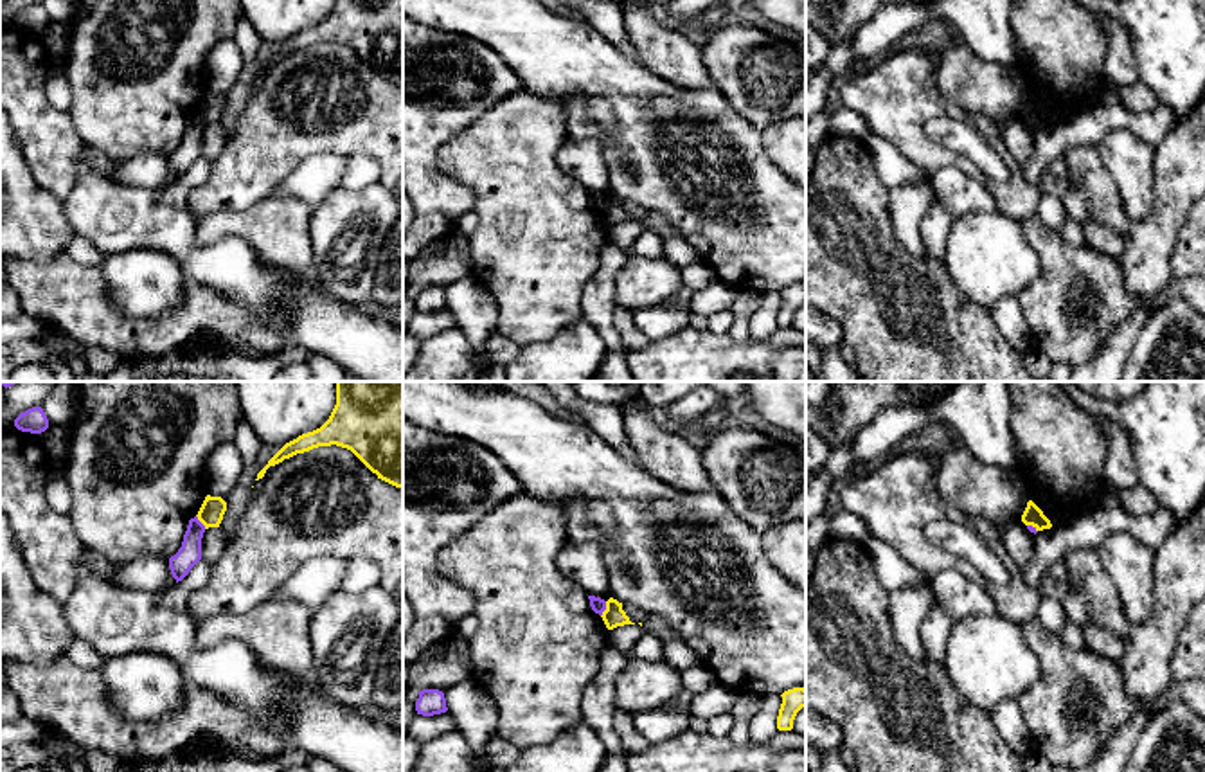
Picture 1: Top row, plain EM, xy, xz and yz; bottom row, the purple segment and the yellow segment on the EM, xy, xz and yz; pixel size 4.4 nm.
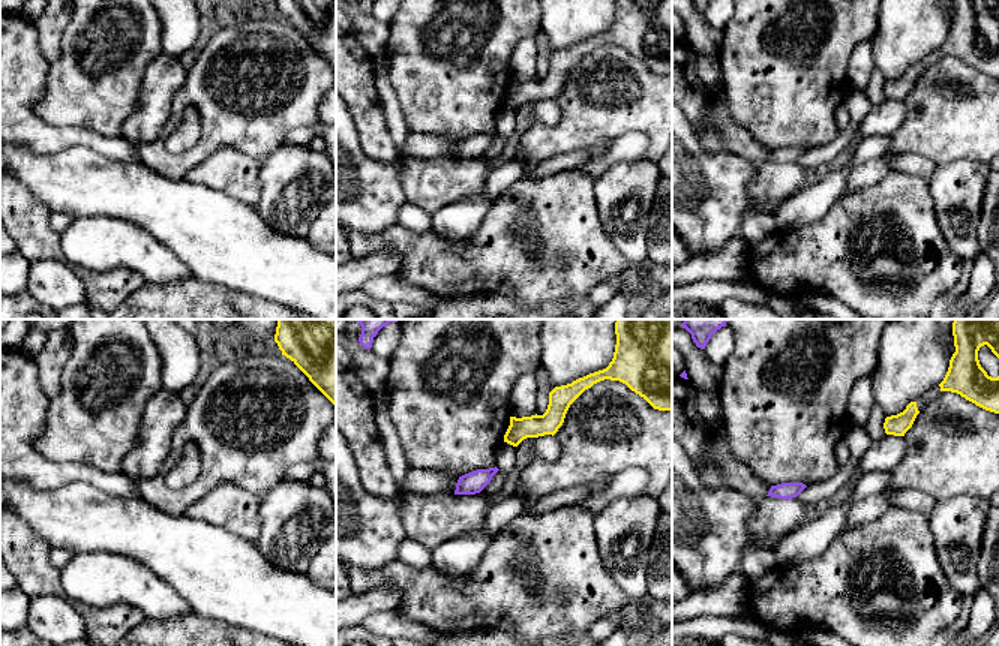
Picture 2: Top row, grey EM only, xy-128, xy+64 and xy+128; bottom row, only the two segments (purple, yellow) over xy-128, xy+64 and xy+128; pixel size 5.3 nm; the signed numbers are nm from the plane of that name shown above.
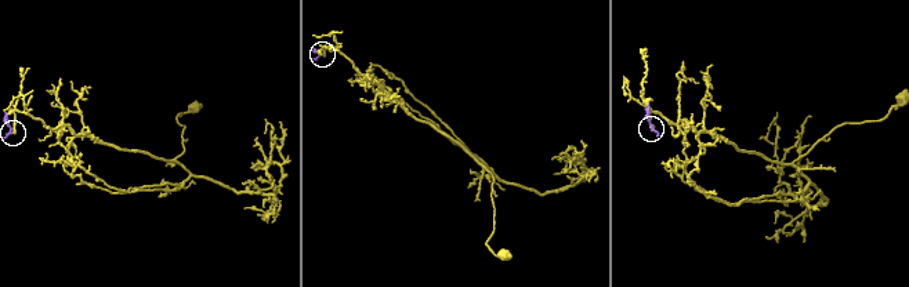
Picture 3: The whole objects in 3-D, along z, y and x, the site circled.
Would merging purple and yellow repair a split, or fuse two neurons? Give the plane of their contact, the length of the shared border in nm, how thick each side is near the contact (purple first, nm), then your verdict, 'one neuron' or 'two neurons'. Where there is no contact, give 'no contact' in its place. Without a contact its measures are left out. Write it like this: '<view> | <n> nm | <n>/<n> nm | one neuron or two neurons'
xz | 80 nm | 70/100 nm | two neurons

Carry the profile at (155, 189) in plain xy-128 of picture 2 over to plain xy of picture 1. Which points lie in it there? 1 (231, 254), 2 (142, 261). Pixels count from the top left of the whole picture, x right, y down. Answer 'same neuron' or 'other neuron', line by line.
1: same neuron
2: other neuron

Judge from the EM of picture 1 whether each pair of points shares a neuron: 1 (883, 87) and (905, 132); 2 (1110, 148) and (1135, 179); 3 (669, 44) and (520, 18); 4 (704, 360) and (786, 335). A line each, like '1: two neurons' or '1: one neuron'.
1: one neuron
2: one neuron
3: two neurons
4: one neuron

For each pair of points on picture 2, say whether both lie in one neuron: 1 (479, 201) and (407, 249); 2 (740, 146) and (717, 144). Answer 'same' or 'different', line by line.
1: different
2: different

